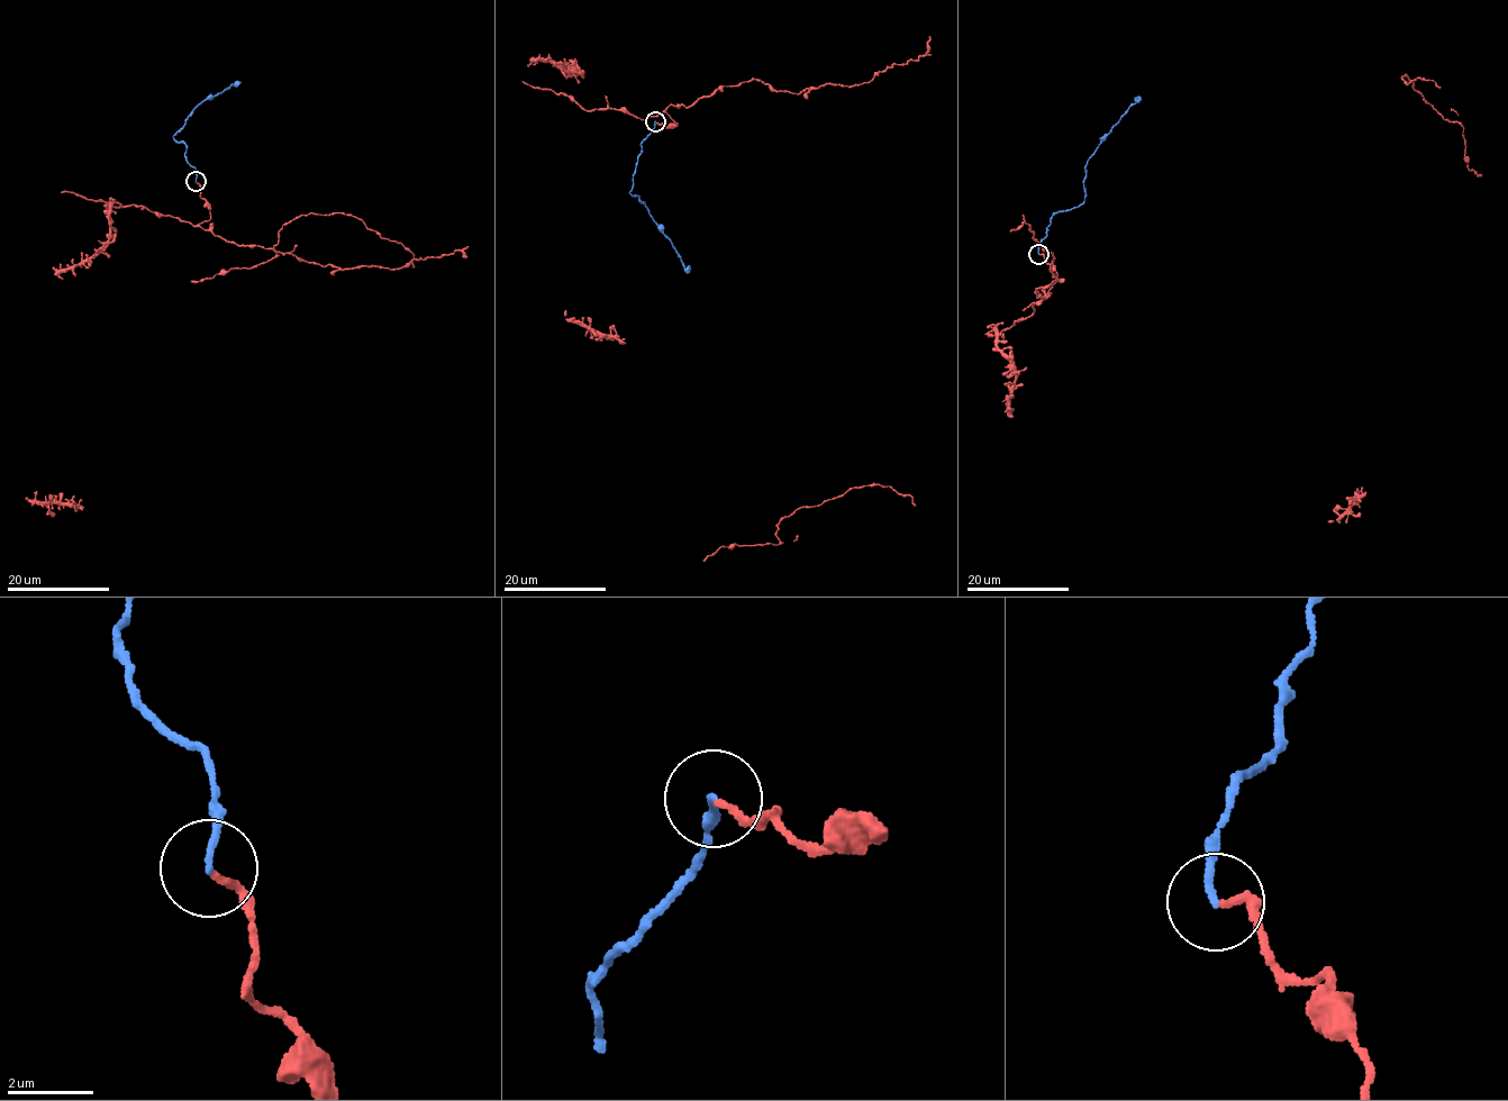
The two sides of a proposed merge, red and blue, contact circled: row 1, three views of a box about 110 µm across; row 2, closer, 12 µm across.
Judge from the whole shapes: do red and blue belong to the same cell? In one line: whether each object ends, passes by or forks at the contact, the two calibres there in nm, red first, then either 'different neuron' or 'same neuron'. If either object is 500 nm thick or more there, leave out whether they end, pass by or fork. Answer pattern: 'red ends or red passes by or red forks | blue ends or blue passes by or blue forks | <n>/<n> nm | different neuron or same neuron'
red ends | blue ends | 150/160 nm | same neuron

